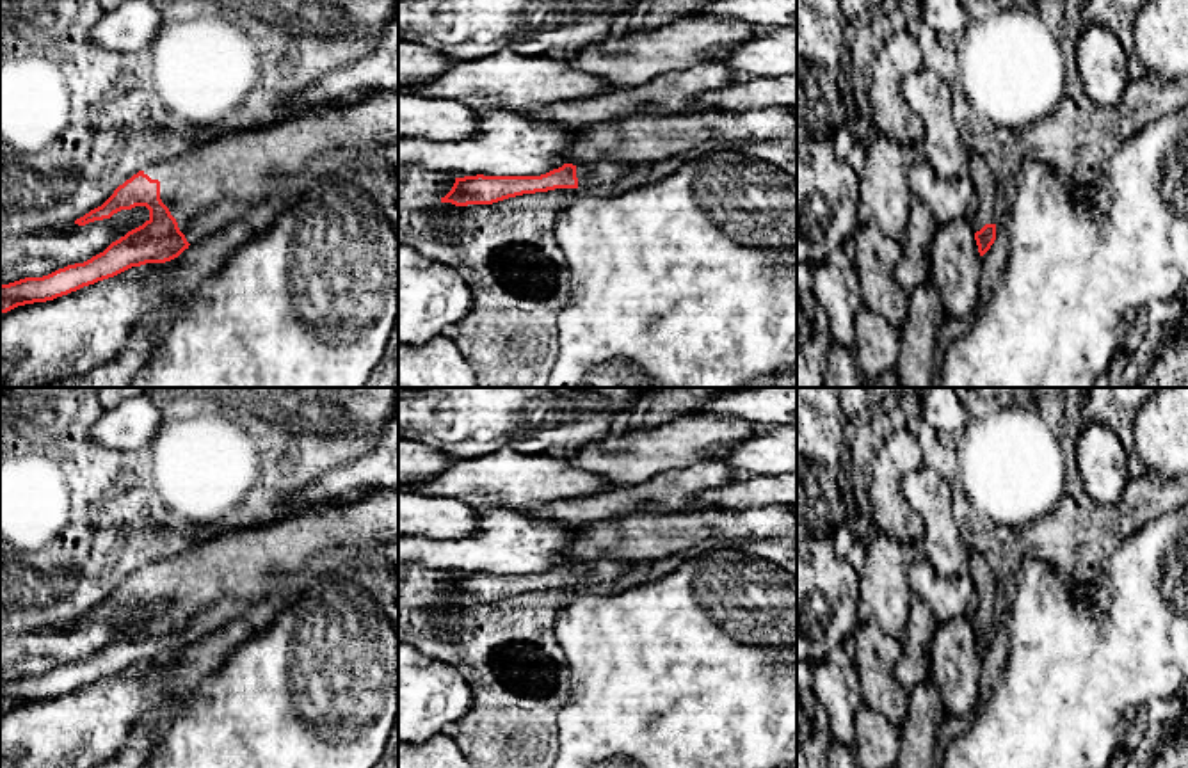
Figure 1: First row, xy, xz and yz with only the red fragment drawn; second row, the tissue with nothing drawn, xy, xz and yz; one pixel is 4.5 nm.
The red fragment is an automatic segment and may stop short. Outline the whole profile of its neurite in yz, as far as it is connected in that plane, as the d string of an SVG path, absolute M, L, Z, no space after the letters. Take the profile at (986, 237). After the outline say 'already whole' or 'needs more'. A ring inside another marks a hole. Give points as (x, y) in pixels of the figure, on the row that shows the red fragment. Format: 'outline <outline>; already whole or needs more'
outline M969 153L967 169L978 199L978 206L969 220L973 224L978 252L983 256L996 240L998 187L982 155Z; needs more

